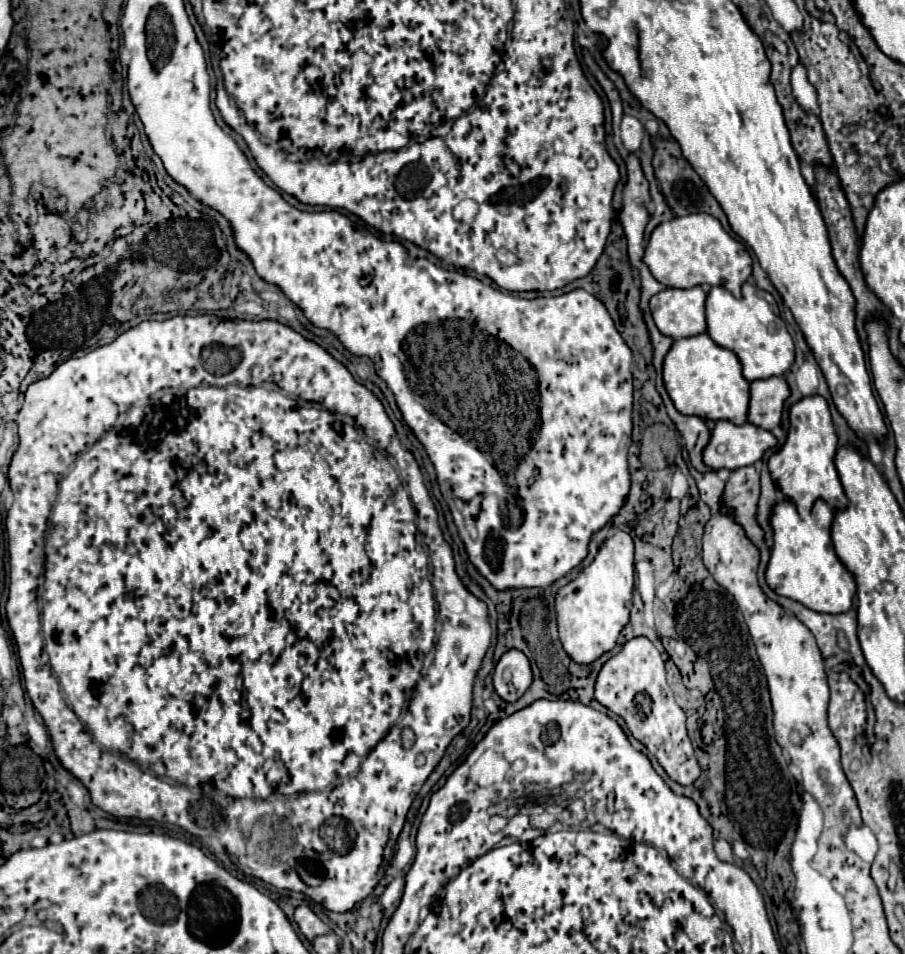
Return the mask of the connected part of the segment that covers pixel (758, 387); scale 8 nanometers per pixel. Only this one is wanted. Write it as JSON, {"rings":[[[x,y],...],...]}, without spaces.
{"rings":[[[771,376],[751,382],[751,400],[747,422],[773,430],[781,422],[783,402],[789,396],[789,386],[783,376]]]}

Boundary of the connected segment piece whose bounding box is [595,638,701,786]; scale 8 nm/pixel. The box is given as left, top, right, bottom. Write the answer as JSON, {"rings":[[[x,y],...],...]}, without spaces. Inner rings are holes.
{"rings":[[[647,638],[629,640],[621,652],[601,668],[595,684],[595,698],[625,720],[633,738],[653,752],[671,780],[689,786],[701,776],[699,762],[685,730],[685,712],[677,706],[665,680],[665,666],[659,650]]]}

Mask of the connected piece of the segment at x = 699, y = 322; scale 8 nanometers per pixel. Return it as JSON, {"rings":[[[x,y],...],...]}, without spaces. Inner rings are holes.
{"rings":[[[693,286],[687,290],[665,288],[649,300],[651,316],[661,334],[673,340],[705,332],[705,290]]]}

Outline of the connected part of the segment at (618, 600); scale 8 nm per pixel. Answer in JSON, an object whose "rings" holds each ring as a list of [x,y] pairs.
{"rings":[[[619,530],[605,540],[595,560],[585,566],[575,580],[559,590],[555,598],[559,640],[573,662],[587,666],[617,646],[621,630],[629,624],[629,612],[633,606],[633,574],[633,538]]]}

